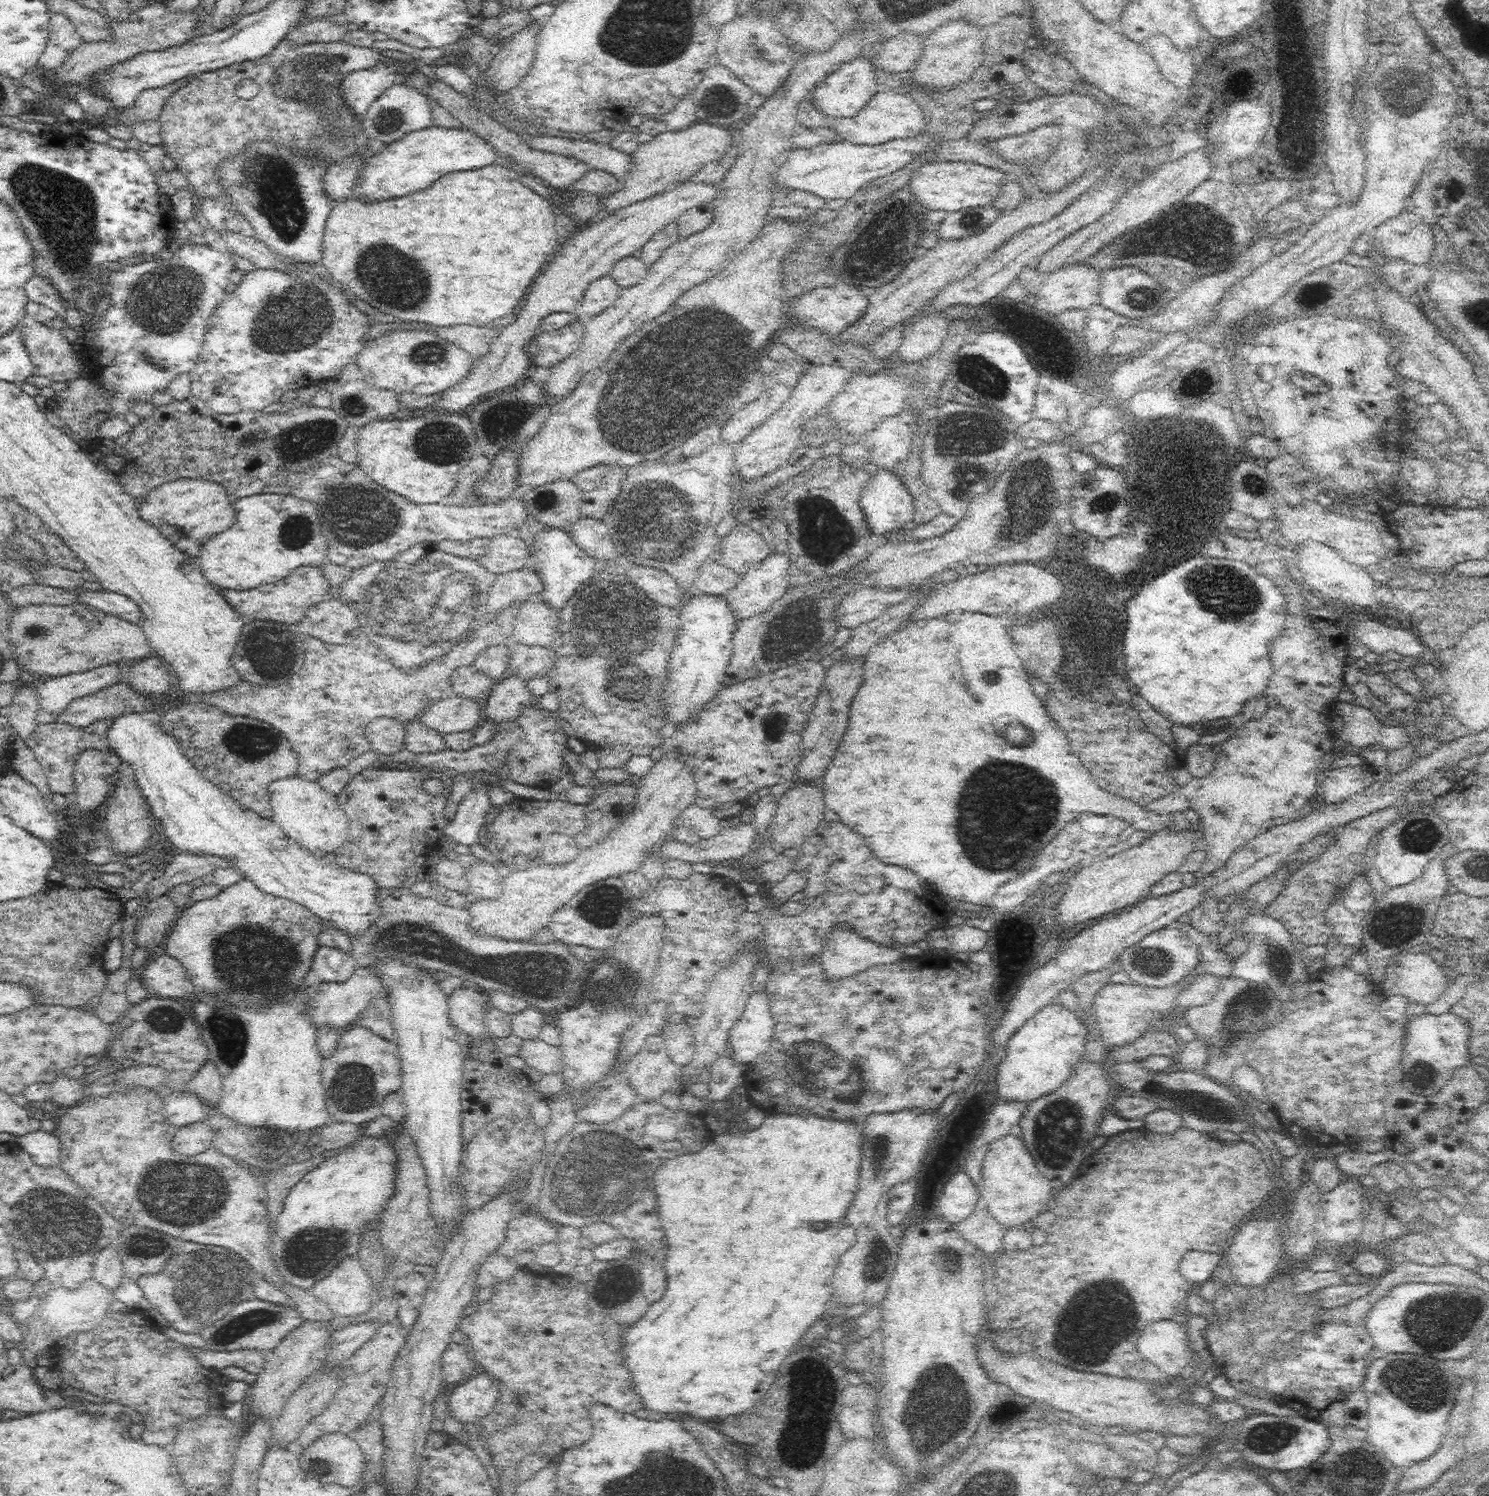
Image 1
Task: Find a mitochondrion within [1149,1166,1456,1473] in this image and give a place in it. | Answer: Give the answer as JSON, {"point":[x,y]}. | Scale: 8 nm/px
{"point":[1404,1379]}

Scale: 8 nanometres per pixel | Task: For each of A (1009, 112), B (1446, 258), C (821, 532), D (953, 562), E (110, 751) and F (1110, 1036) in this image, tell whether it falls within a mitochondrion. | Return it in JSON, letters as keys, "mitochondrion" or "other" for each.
{"A":"other","B":"other","C":"mitochondrion","D":"other","E":"other","F":"other"}

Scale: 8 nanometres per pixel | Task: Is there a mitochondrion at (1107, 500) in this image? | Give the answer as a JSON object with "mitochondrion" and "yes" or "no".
{"mitochondrion":"yes"}

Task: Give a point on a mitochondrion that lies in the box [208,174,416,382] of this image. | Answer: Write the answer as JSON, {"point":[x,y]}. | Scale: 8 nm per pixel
{"point":[296,318]}

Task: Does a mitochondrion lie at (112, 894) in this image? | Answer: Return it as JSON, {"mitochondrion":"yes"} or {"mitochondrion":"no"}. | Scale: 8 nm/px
{"mitochondrion":"no"}

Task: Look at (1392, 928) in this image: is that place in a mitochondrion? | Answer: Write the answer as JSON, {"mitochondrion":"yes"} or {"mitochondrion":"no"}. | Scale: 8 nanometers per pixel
{"mitochondrion":"yes"}

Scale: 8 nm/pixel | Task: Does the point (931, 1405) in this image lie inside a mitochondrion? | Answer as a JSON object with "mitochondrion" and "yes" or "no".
{"mitochondrion":"yes"}

